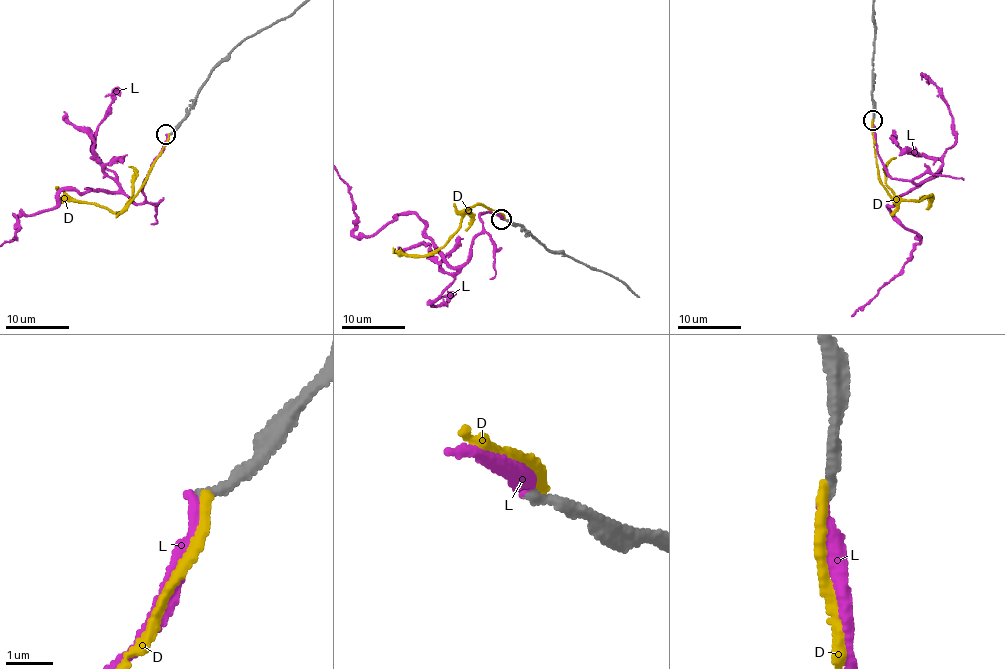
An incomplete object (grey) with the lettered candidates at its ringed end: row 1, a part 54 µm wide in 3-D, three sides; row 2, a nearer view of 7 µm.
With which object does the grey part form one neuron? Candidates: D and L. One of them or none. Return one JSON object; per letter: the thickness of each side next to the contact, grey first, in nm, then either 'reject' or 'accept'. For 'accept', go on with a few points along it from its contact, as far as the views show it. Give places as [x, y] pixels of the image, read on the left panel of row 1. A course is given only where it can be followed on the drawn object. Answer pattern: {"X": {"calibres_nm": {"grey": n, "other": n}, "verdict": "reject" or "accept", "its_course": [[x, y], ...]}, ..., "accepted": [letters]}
{"D": {"calibres_nm": {"grey": 240, "other": 200}, "verdict": "reject"}, "L": {"calibres_nm": {"grey": 200, "other": 260}, "verdict": "reject"}, "accepted": []}

